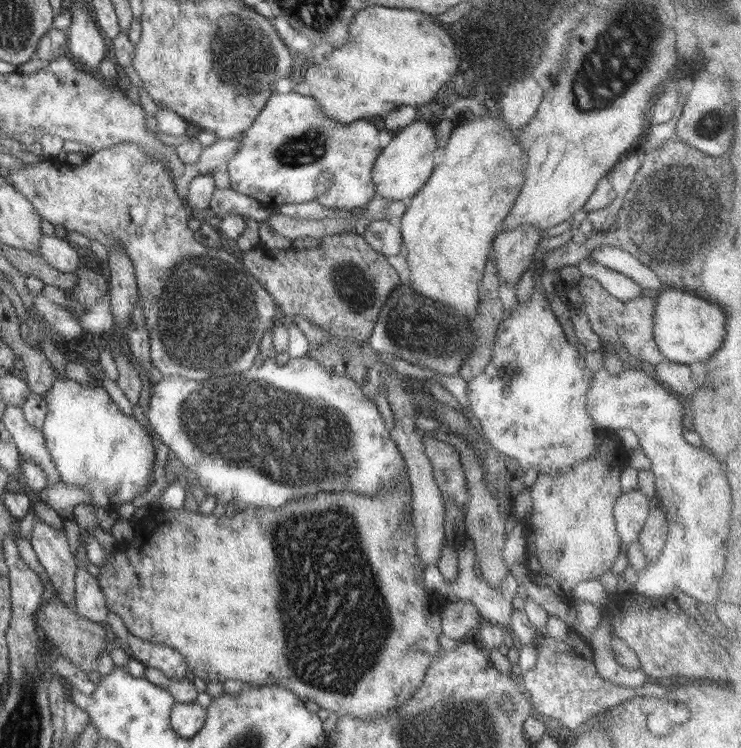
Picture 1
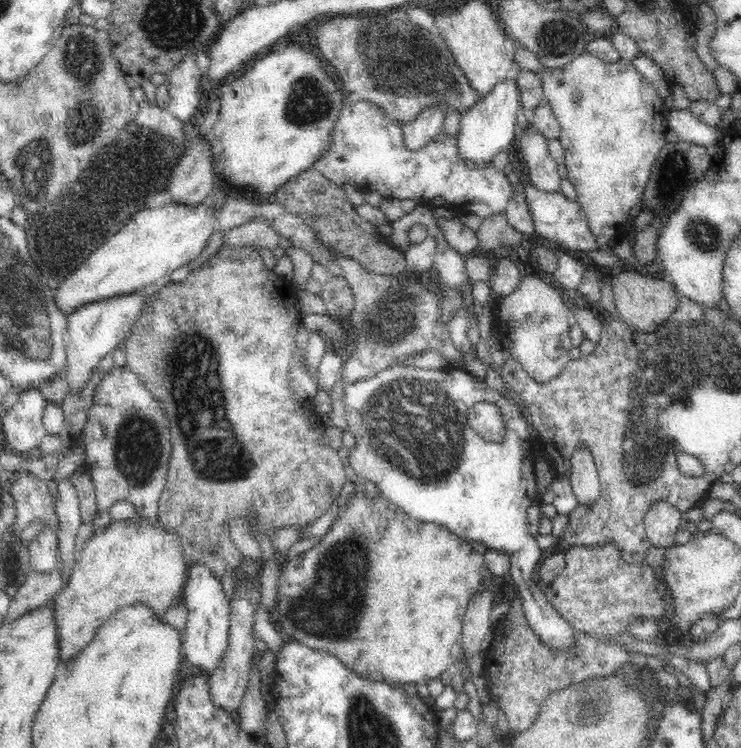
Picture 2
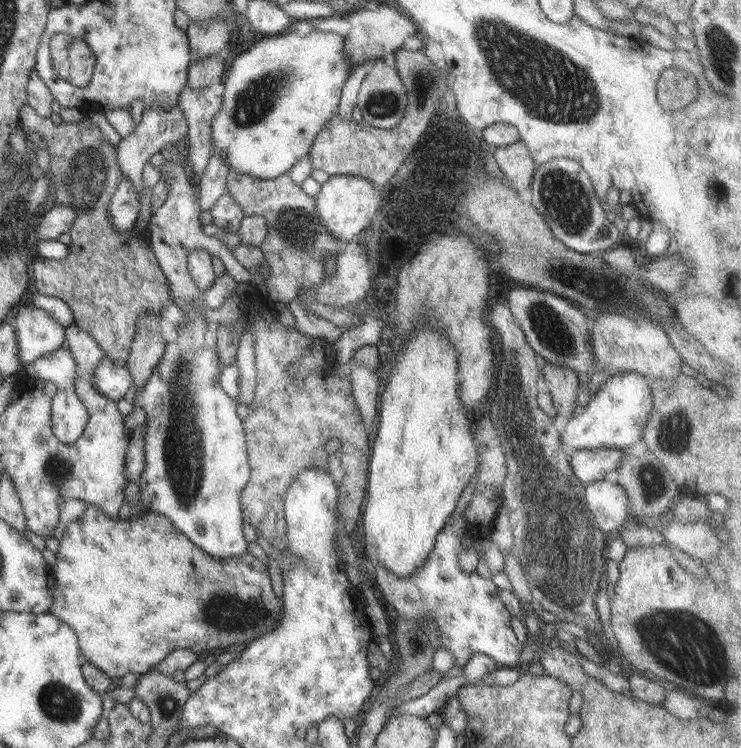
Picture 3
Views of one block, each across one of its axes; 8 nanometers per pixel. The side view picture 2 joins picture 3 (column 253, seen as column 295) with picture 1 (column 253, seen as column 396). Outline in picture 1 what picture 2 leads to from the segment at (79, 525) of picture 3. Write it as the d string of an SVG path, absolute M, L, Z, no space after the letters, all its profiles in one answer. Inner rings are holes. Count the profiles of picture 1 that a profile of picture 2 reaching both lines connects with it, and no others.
M390 483L385 486L379 493L375 495L365 495L362 493L357 493L354 491L330 491L330 492L317 492L316 494L304 494L304 496L295 496L290 498L290 502L281 506L280 508L261 508L258 506L243 506L240 513L236 513L232 518L224 515L218 516L212 513L203 514L192 512L187 509L170 509L170 510L160 510L159 508L152 508L150 516L148 516L148 522L144 526L144 540L140 536L136 536L138 540L132 540L129 543L128 551L120 550L120 552L112 553L112 557L109 556L106 564L100 566L100 576L97 577L99 580L100 588L106 597L106 606L109 612L117 614L124 621L126 628L131 632L132 635L141 638L142 640L148 640L154 644L161 644L162 646L168 646L174 648L178 652L182 653L184 657L184 662L188 667L188 670L192 672L195 676L198 676L200 680L204 682L214 682L214 683L224 683L225 680L241 680L245 684L257 685L257 686L280 686L290 689L296 696L299 696L303 700L313 701L318 704L318 706L325 708L328 712L337 714L338 717L351 716L352 718L359 718L360 720L369 720L369 718L380 718L383 714L387 714L389 710L401 706L405 700L408 700L418 688L421 687L423 678L427 673L428 667L433 663L433 660L437 658L436 652L441 650L440 643L438 642L438 637L443 635L441 629L441 616L434 607L434 600L432 592L425 589L424 586L424 573L427 567L421 556L418 554L418 549L415 547L415 524L412 521L413 515L409 511L411 506L411 496L409 495L409 486L406 483ZM290 518L292 518L292 550L290 550ZM358 566L366 566L370 572L354 572Z

